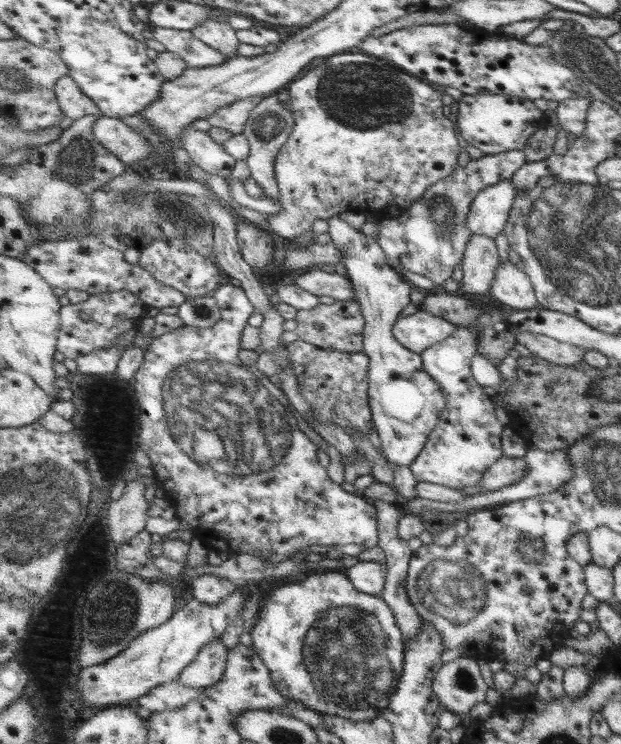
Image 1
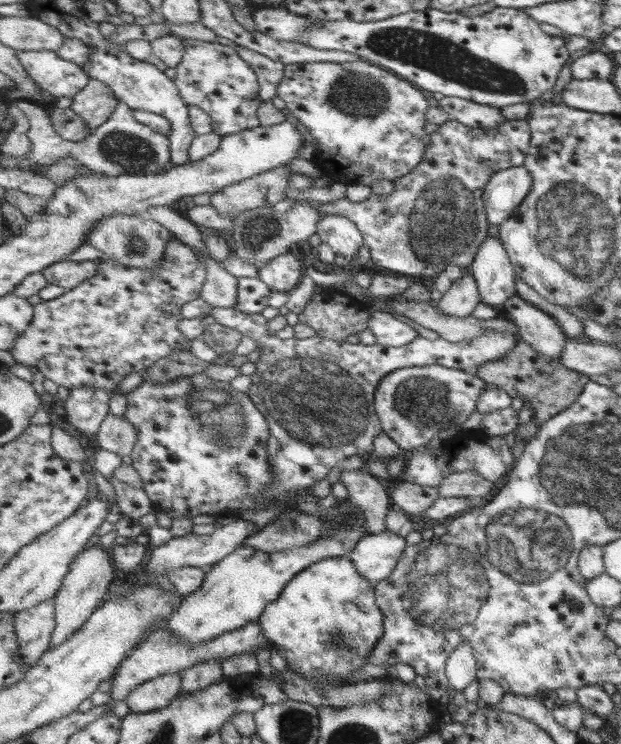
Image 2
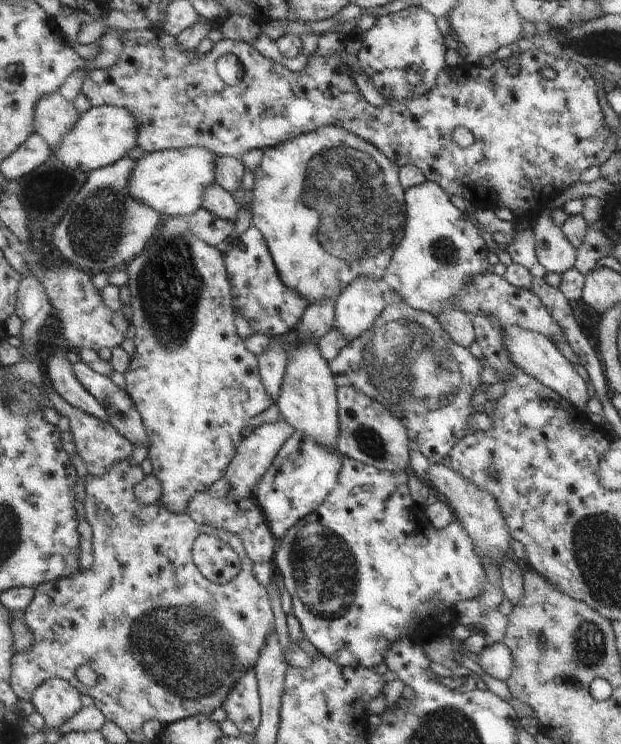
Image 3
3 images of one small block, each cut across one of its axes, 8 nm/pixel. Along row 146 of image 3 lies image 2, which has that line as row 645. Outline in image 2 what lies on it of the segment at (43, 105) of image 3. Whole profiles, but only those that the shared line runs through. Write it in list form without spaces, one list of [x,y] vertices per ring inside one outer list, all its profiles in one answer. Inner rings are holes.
[[[92,542],[86,550],[78,556],[74,564],[71,564],[71,570],[63,581],[63,587],[58,590],[54,597],[57,601],[56,627],[52,632],[51,649],[63,644],[69,637],[85,626],[85,622],[98,611],[105,602],[105,596],[109,594],[109,587],[115,580],[115,567],[110,557],[111,549],[105,550],[98,542]]]

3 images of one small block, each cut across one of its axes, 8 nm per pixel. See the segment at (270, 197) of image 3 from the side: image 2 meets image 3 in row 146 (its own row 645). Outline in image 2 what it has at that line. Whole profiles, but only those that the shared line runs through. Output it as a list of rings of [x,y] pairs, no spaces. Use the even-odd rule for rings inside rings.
[[[348,557],[321,560],[295,576],[275,603],[266,608],[259,622],[266,633],[266,638],[274,643],[288,666],[297,675],[311,679],[335,677],[337,681],[343,683],[347,677],[370,662],[368,656],[385,634],[383,626],[385,616],[377,605],[373,587],[374,585],[359,573],[355,563]]]

